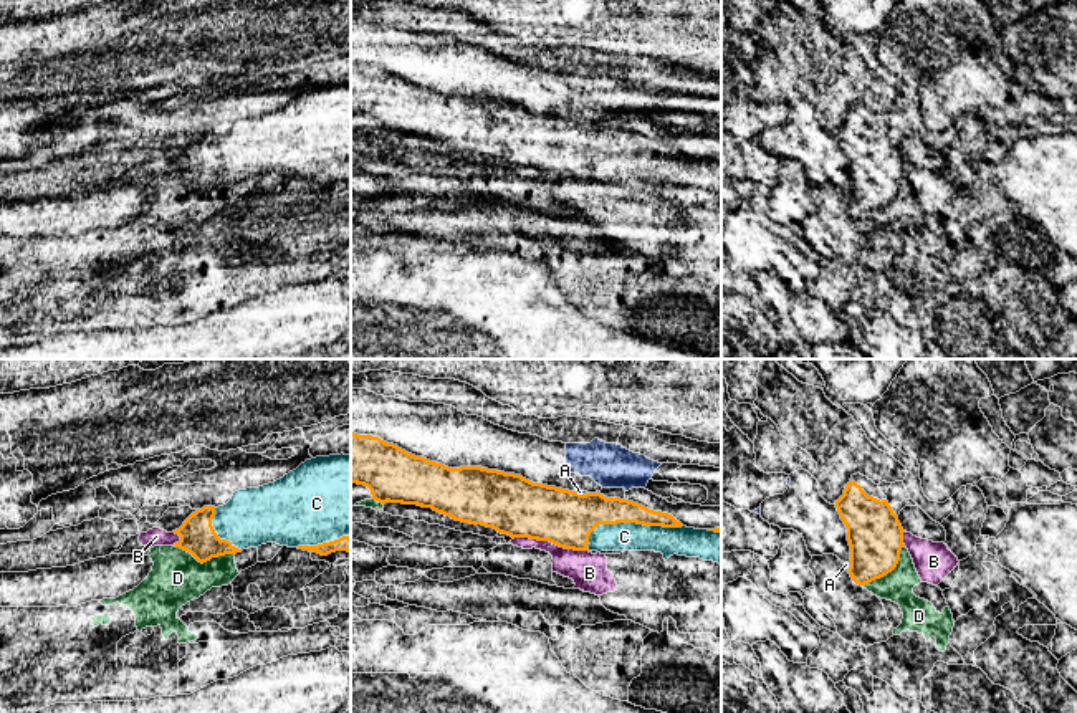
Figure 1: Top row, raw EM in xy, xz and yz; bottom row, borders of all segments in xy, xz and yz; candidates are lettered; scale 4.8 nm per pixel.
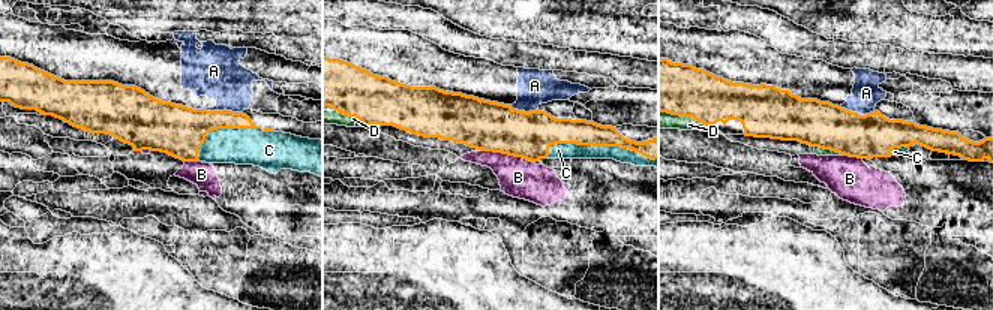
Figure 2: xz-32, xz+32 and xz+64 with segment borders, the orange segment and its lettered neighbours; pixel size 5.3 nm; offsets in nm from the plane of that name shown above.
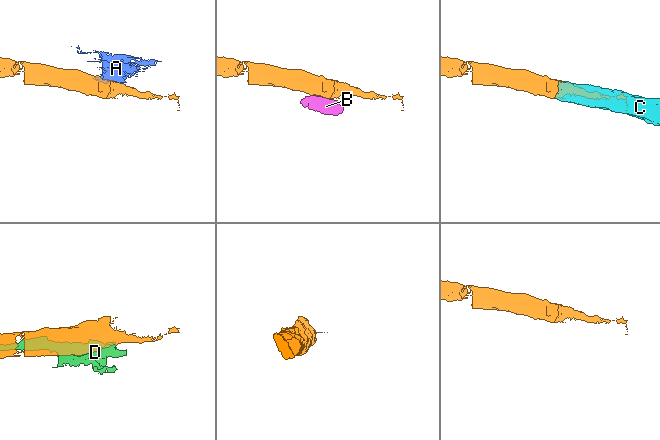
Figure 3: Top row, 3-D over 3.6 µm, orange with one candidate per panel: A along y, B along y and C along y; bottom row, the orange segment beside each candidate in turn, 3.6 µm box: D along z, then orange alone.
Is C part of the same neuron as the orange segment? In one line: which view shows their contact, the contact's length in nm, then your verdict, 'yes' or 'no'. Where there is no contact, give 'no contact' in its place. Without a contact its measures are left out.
contact in xz; length 480 nm; yes

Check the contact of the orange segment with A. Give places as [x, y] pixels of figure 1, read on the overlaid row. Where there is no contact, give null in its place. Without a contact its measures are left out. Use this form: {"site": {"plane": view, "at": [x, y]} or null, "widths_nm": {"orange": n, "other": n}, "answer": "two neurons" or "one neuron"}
{"site": {"plane": "xz", "at": [581, 495]}, "widths_nm": {"orange": 280, "other": 20}, "answer": "two neurons"}

